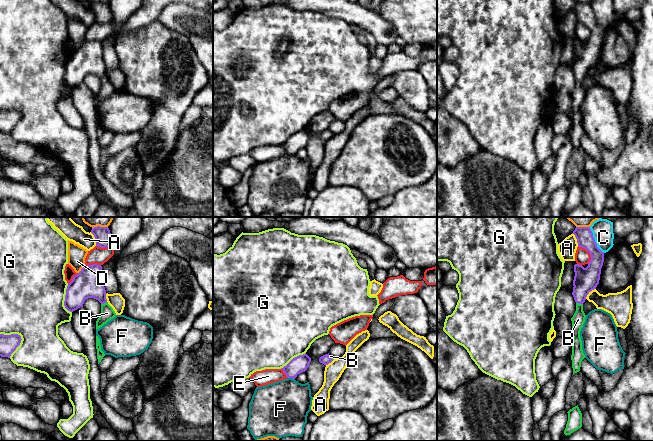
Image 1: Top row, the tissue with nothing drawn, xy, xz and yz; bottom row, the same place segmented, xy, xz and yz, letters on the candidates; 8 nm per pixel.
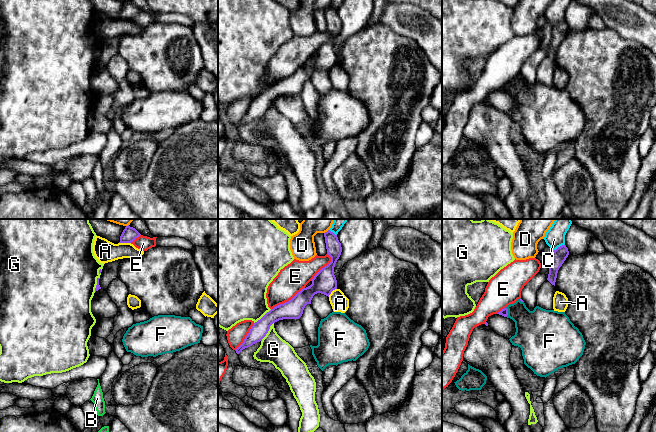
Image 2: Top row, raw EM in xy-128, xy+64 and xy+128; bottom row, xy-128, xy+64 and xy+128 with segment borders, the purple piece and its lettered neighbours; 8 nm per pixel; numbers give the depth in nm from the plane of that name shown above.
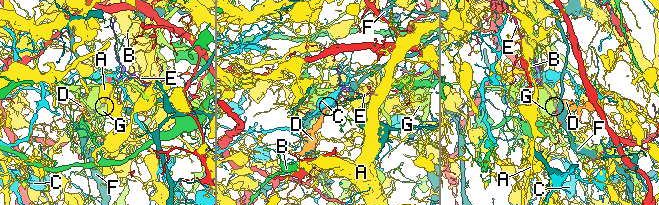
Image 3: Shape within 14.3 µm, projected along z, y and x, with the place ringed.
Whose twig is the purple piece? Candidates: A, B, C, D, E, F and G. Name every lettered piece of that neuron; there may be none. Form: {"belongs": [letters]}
{"belongs": ["B"]}

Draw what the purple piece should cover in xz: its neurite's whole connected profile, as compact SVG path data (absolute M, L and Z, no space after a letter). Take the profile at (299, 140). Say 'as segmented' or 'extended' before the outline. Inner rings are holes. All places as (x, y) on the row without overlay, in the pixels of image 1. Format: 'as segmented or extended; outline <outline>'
as segmented; outline M305 129L293 134L286 142L281 145L288 154L295 155L298 150L307 146L310 138L311 134Z

